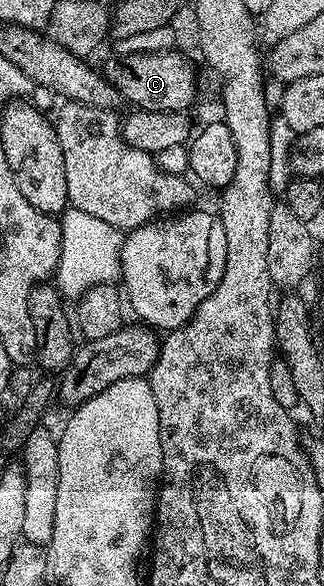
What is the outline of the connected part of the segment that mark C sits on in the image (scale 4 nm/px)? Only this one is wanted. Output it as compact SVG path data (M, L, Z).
M175 48L154 49L147 53L126 54L124 56L106 52L98 55L99 74L119 91L124 99L132 102L132 107L140 110L186 111L187 105L195 98L195 86L183 67L183 58Z

